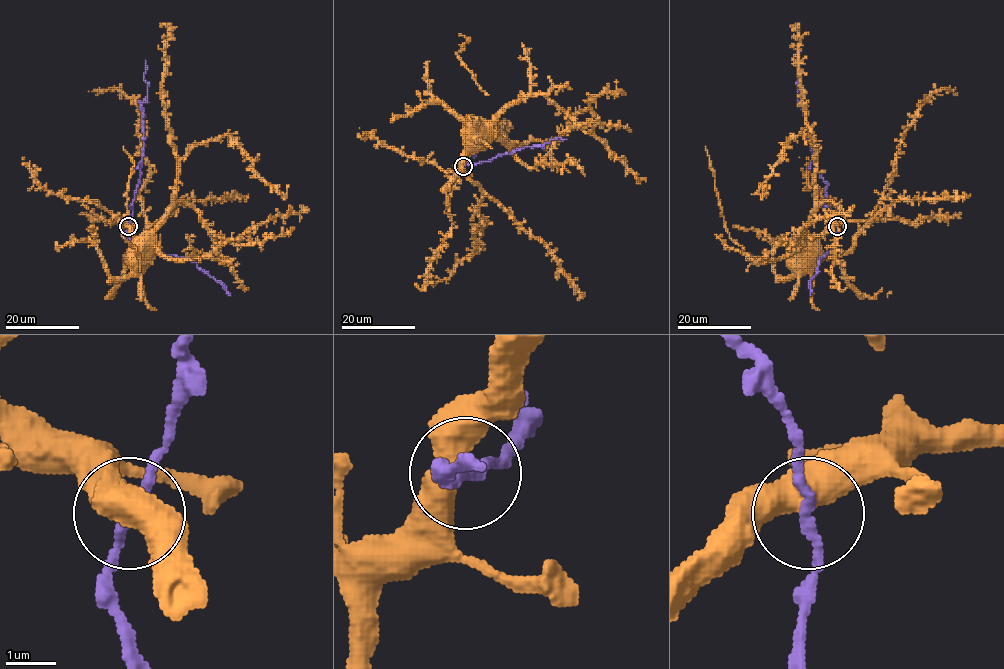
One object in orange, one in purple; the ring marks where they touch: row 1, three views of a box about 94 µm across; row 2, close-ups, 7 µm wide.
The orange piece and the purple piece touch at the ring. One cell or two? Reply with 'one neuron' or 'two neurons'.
one neuron

